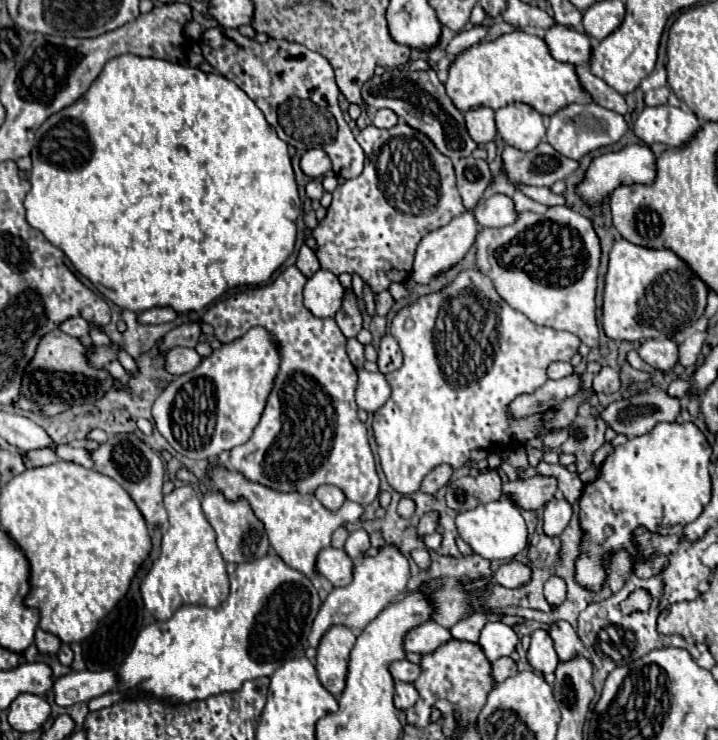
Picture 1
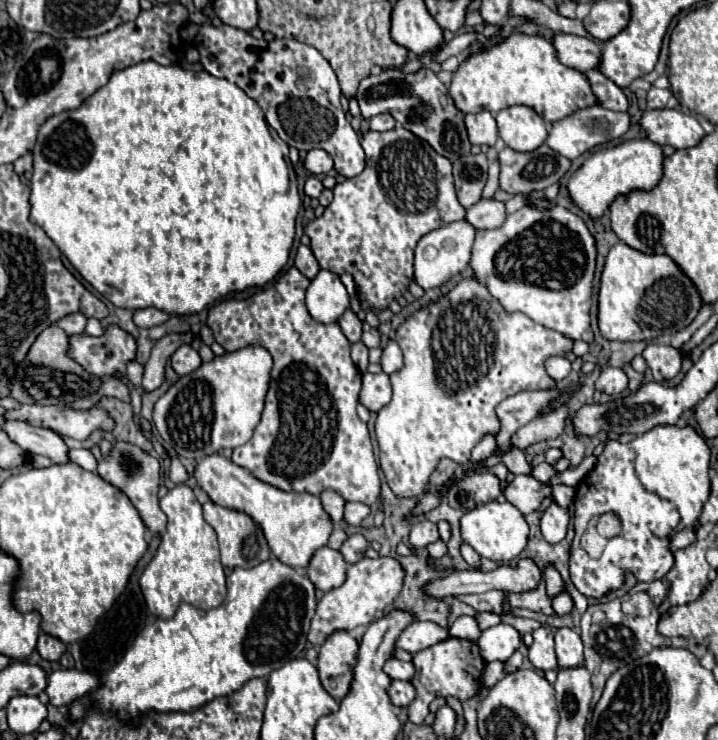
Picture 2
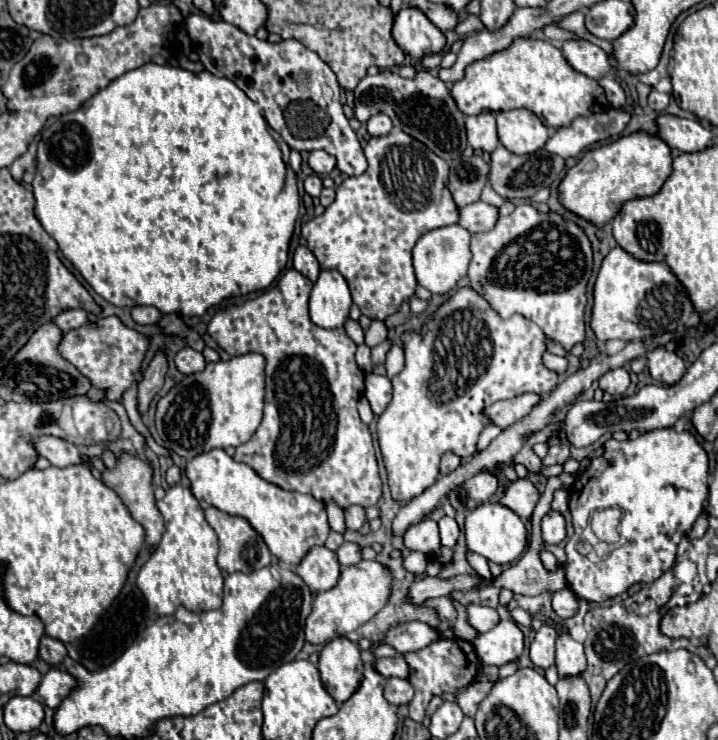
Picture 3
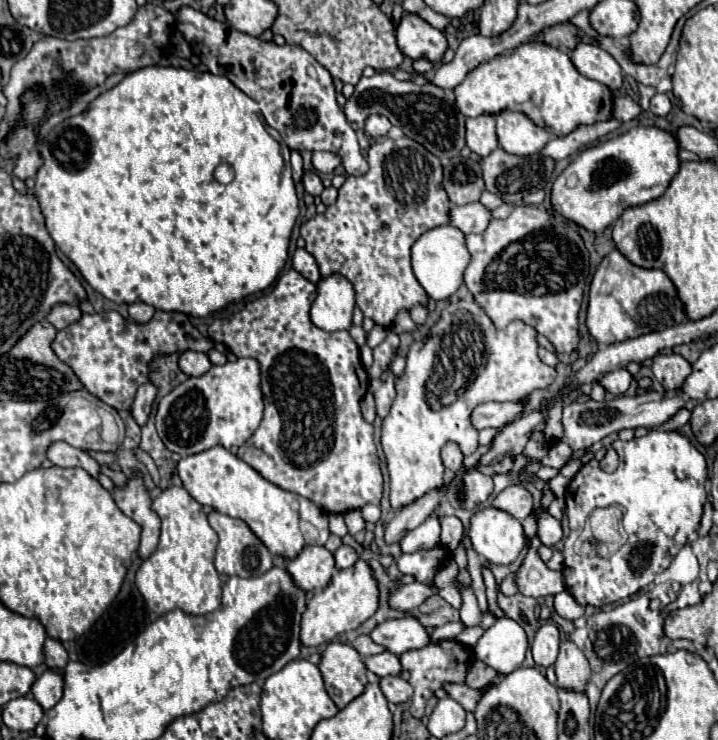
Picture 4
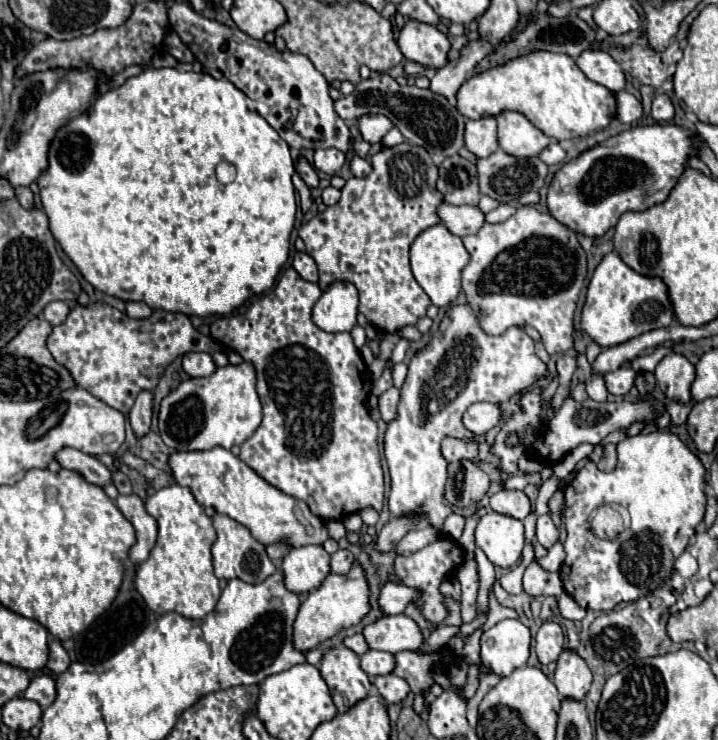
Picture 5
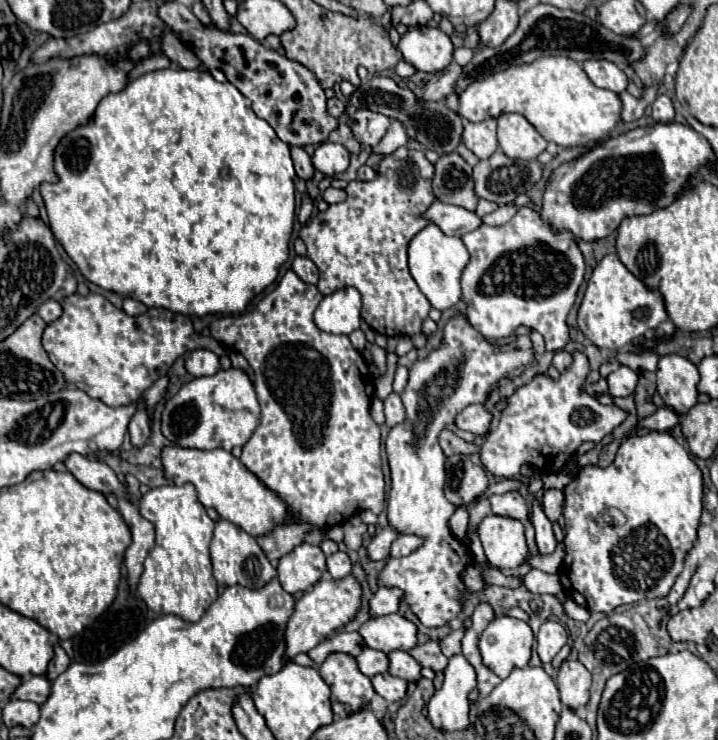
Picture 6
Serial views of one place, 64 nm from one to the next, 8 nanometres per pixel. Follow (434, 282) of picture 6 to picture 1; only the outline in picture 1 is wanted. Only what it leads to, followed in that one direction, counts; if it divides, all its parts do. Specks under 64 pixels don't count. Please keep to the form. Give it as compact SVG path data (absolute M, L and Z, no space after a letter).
M470 210L462 212L460 216L456 216L448 226L432 232L432 234L426 234L422 238L422 242L418 244L416 248L416 260L414 260L414 266L412 266L412 278L414 282L418 284L428 284L436 274L440 274L442 270L454 266L458 260L464 258L464 254L470 250L470 246L474 244L476 240L476 234L478 234L478 224L472 216Z

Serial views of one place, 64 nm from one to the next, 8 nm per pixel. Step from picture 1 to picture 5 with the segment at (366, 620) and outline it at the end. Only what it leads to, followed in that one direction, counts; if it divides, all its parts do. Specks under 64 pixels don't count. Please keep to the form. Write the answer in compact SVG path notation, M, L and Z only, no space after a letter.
M354 562L350 572L346 572L344 576L328 574L322 586L312 590L308 598L302 602L294 624L294 646L300 652L308 652L316 648L320 642L336 636L338 632L356 626L368 612L370 612L370 588L362 566Z

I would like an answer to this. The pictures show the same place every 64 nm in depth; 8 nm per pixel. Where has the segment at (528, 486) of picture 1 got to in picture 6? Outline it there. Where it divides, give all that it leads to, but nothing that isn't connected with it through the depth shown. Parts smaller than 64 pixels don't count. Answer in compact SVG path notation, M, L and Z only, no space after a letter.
M506 492L506 494L494 494L488 498L492 504L492 512L516 520L526 520L528 518L528 506L526 500L520 496L520 492Z

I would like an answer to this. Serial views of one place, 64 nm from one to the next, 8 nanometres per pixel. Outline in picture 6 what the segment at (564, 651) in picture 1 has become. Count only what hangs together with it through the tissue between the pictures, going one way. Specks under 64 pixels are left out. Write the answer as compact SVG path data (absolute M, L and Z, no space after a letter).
M564 660L562 666L558 668L556 686L560 690L560 698L564 706L572 710L578 710L580 706L584 706L590 696L588 694L590 684L592 684L592 676L586 670L586 666L580 664L578 660Z

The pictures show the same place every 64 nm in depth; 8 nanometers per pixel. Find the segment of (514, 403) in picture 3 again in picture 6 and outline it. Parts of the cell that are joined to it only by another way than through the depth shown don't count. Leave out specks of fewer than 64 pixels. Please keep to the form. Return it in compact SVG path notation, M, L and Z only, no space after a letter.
M472 404L458 414L456 426L476 436L484 436L490 430L490 420L492 420L492 412L484 404Z

